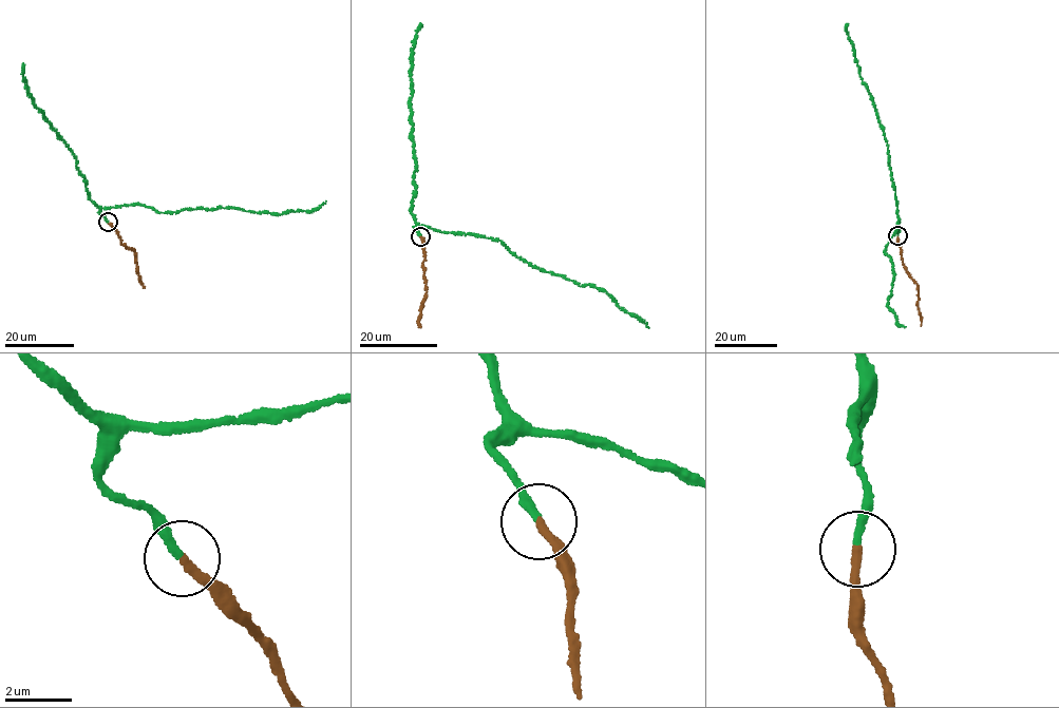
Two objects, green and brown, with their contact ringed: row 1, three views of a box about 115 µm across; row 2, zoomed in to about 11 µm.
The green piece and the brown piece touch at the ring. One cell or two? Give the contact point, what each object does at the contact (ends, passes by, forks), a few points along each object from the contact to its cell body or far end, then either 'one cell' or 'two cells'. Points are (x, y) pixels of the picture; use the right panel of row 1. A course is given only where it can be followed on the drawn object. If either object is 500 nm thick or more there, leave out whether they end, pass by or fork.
place (897, 235); green ends; brown ends; course green (897, 235), (899, 217), (888, 147), (872, 98), (861, 75), (853, 44), (846, 30), (848, 24); course brown (897, 235), (903, 264), (918, 285), (921, 326); one cell

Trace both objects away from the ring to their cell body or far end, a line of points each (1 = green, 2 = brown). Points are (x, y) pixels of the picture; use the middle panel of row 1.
1: (420, 236), (411, 211), (417, 168), (410, 76), (421, 25)
2: (420, 236), (424, 250), (421, 263), (426, 293), (419, 310), (419, 327)

